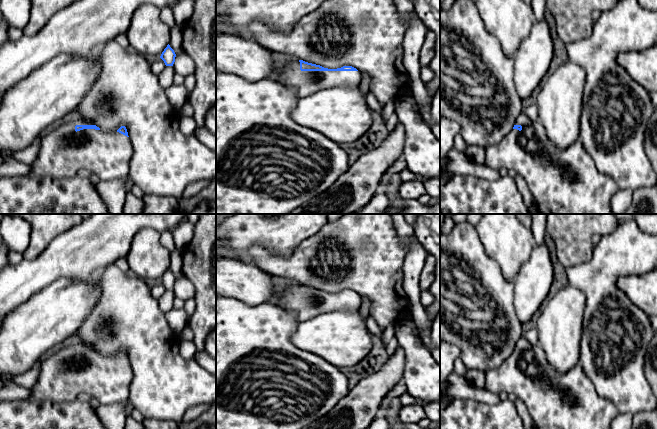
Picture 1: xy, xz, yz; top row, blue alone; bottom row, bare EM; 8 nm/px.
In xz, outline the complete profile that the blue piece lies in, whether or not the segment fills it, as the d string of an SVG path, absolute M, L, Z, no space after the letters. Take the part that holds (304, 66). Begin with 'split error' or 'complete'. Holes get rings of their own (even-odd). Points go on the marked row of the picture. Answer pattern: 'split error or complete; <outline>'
split error; M290 58L282 61L272 78L288 87L293 87L297 98L311 95L321 89L358 87L361 72L352 66L328 69L320 65Z

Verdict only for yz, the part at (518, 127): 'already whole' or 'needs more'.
needs more

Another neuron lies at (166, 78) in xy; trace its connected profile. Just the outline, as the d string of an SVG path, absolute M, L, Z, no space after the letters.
M166 66L158 75L159 83L165 90L174 84L175 73L174 66Z

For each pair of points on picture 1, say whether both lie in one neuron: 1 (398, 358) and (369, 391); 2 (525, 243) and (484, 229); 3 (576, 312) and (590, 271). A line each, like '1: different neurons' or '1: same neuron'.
1: same neuron
2: same neuron
3: different neurons

